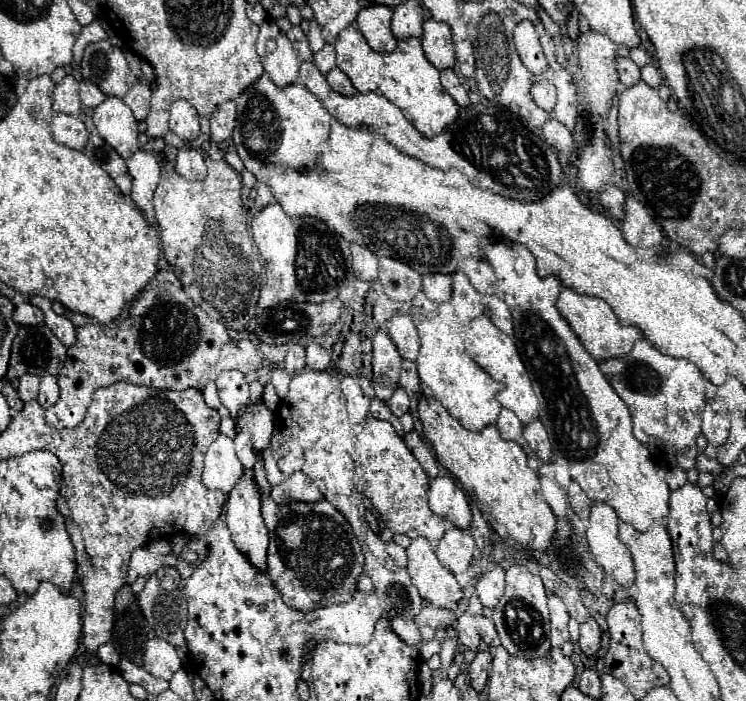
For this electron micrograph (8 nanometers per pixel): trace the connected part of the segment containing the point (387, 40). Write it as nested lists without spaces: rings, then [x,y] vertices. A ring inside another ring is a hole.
[[[380,3],[360,9],[356,17],[356,29],[364,35],[372,51],[392,51],[394,49],[396,37],[390,31],[390,17],[392,17],[392,9]]]

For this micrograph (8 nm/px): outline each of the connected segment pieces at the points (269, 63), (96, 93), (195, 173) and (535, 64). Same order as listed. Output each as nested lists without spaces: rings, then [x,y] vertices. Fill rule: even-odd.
[[[284,33],[276,37],[276,51],[262,57],[262,65],[266,69],[266,77],[270,77],[280,89],[296,83],[300,73],[300,57],[294,53],[290,41]]]
[[[82,79],[80,83],[78,83],[78,91],[80,91],[80,97],[82,97],[82,103],[84,105],[98,105],[98,103],[102,103],[102,99],[106,99],[106,95],[94,85],[94,83],[90,83],[88,79]]]
[[[194,147],[180,149],[176,157],[176,169],[186,179],[202,179],[206,175],[206,161],[202,157],[202,151]]]
[[[524,19],[522,23],[516,25],[514,43],[516,43],[516,51],[518,51],[518,57],[522,59],[522,63],[532,73],[542,73],[546,67],[546,61],[544,61],[542,49],[540,49],[536,23],[532,19]]]

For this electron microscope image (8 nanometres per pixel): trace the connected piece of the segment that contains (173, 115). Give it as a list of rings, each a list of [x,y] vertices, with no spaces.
[[[178,99],[172,103],[172,107],[170,107],[170,129],[184,139],[196,137],[198,113],[186,99]]]

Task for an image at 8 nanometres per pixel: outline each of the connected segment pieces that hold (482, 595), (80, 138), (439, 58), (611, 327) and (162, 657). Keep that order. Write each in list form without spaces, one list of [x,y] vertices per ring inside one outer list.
[[[490,567],[476,583],[476,595],[482,603],[482,607],[496,607],[498,601],[504,595],[504,569],[502,567]]]
[[[56,113],[52,119],[52,133],[54,133],[54,139],[64,147],[84,151],[88,145],[88,129],[80,117]]]
[[[426,21],[426,23],[422,25],[420,43],[422,43],[424,57],[426,57],[438,71],[454,69],[454,67],[456,67],[454,45],[450,43],[450,27],[446,27],[446,23]]]
[[[562,287],[558,293],[558,301],[556,307],[560,311],[560,315],[568,321],[570,329],[574,331],[574,335],[580,339],[582,347],[588,351],[588,355],[592,359],[608,359],[608,357],[624,357],[632,343],[636,339],[640,339],[640,331],[636,327],[622,327],[614,315],[614,311],[608,307],[608,303],[604,303],[598,297],[590,297],[590,295],[578,295],[576,291]]]
[[[154,637],[146,643],[144,649],[144,669],[160,679],[170,679],[178,669],[182,667],[180,657],[174,649],[174,645],[170,645],[168,641]]]

